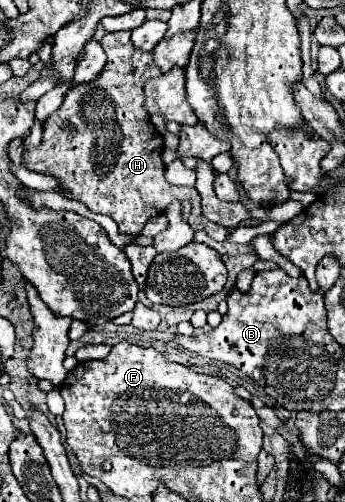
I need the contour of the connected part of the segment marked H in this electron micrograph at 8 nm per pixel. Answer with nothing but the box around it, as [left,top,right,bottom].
[22,31,228,241]

